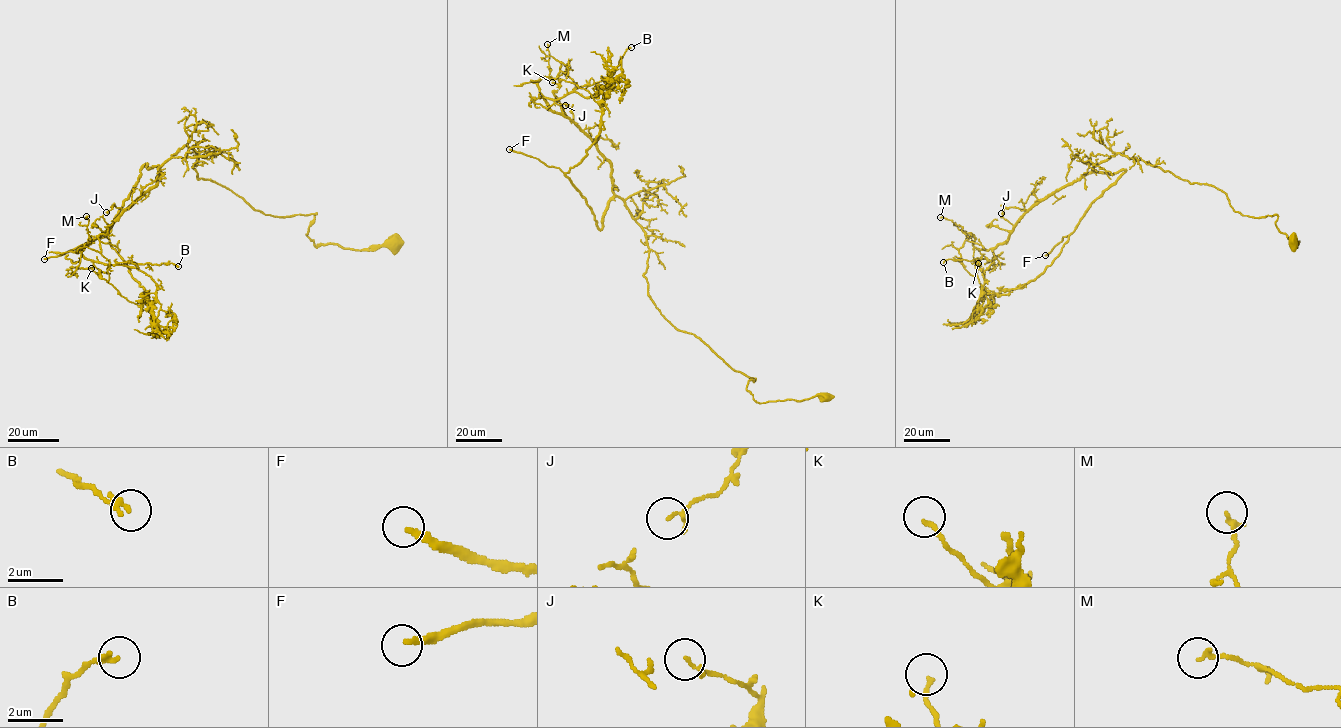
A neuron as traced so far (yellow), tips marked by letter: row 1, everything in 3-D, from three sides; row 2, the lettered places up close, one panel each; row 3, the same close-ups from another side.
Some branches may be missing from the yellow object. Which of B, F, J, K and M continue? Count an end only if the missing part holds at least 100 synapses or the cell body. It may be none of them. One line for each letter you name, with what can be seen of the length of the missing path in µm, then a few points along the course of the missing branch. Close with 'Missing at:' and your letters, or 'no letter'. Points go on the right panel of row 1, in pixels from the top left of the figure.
F: 130 µm | (1045, 255), (1038, 268), (1042, 299), (1011, 317), (996, 309), (974, 334), (983, 335)
Missing at: F

